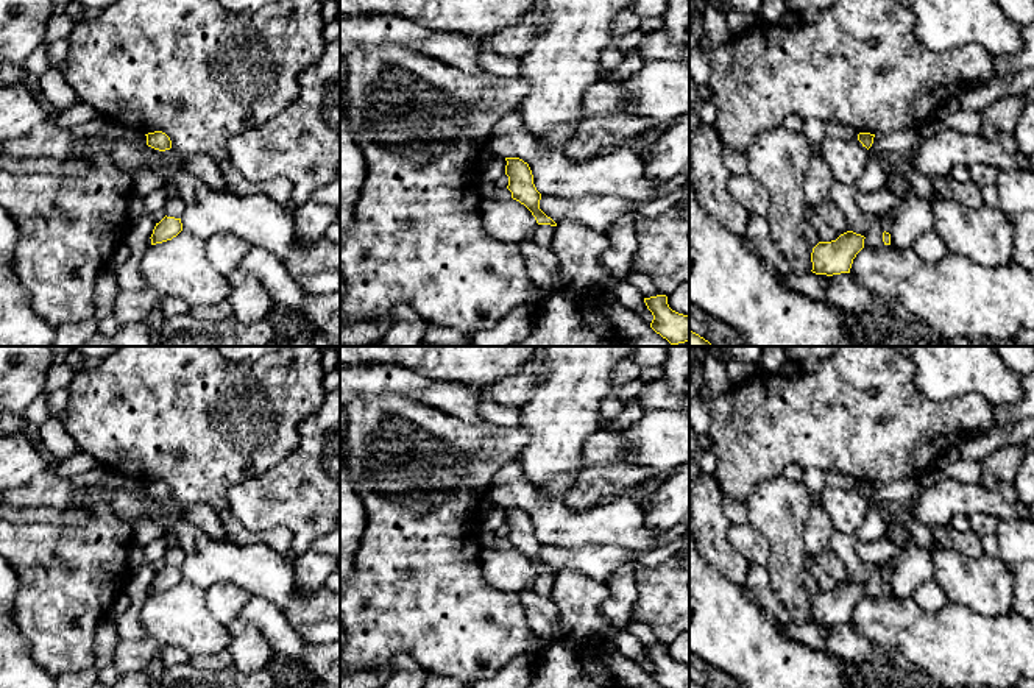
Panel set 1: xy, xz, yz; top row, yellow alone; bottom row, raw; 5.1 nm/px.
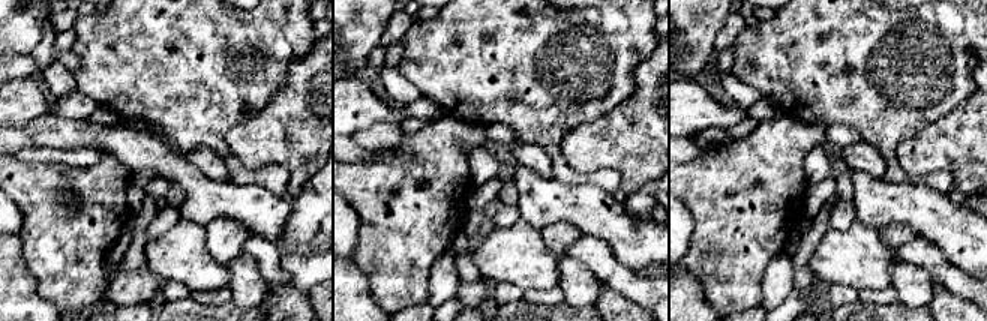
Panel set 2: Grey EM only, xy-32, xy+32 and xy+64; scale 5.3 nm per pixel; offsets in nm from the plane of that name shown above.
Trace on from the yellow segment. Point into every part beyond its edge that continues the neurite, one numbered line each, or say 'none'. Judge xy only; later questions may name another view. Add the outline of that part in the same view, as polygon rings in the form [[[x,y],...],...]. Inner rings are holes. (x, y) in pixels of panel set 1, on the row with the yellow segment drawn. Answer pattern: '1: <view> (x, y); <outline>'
none

